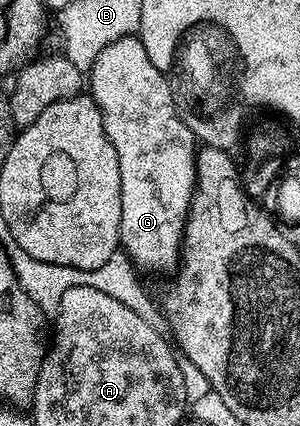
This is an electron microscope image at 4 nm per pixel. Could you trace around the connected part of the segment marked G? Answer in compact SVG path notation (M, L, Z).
M131 34L108 44L95 58L93 67L87 72L87 91L101 110L103 129L119 157L120 246L133 262L134 268L142 272L172 272L183 259L185 223L189 220L189 206L193 204L193 191L197 188L199 143L194 139L191 129L187 129L177 115L169 78L162 73L158 64L151 61L151 57L147 57L147 49L143 49L140 38Z

